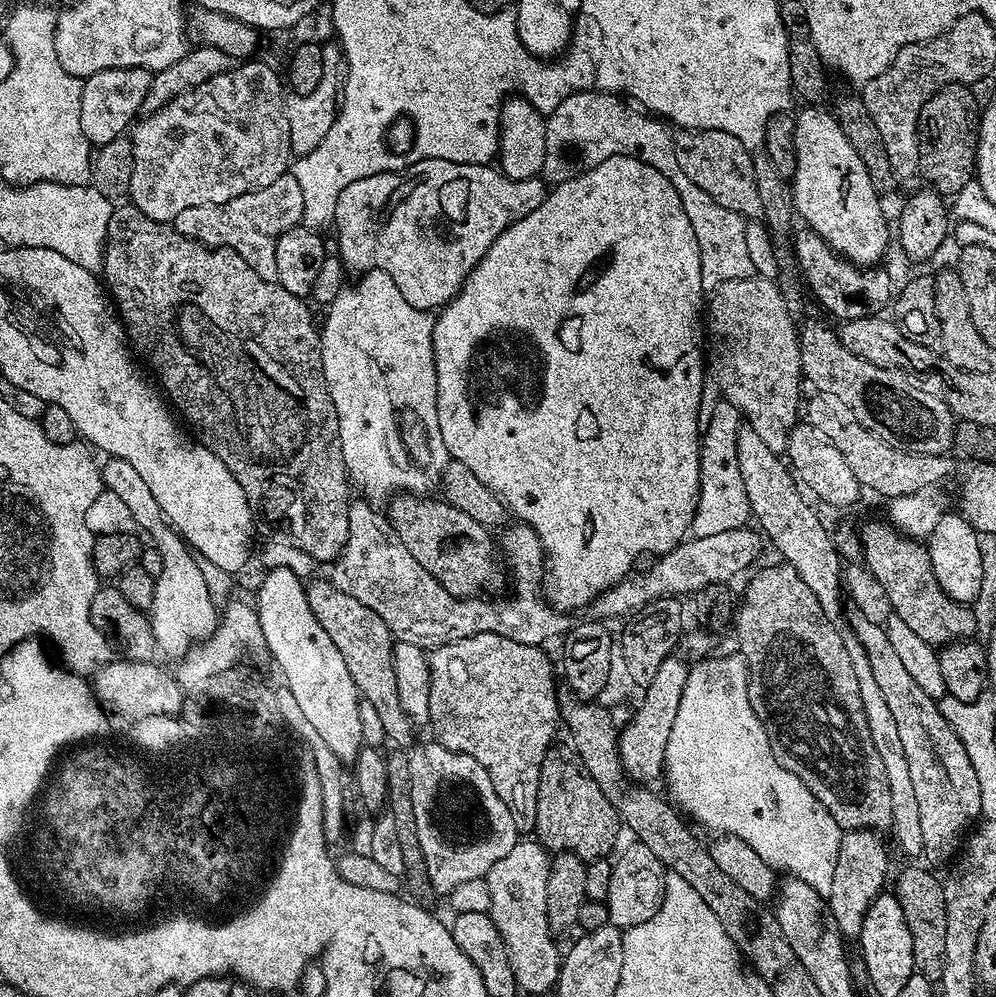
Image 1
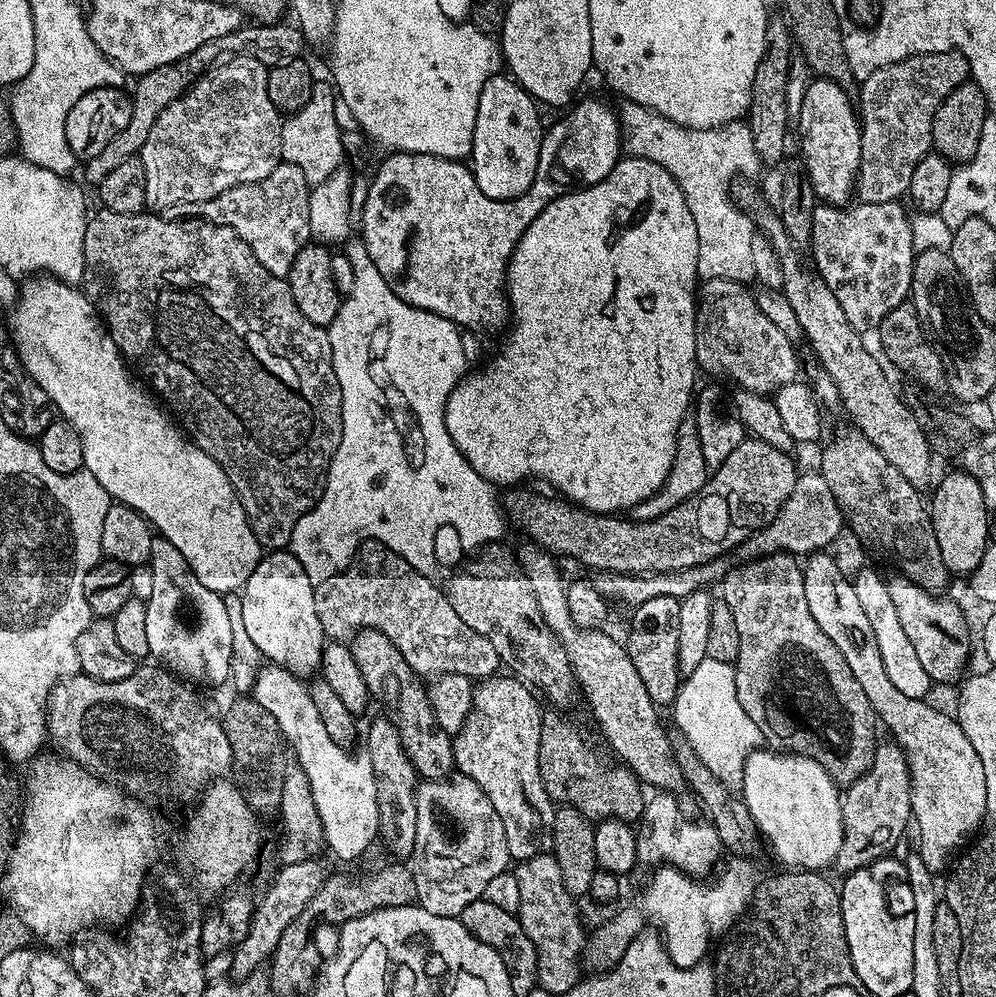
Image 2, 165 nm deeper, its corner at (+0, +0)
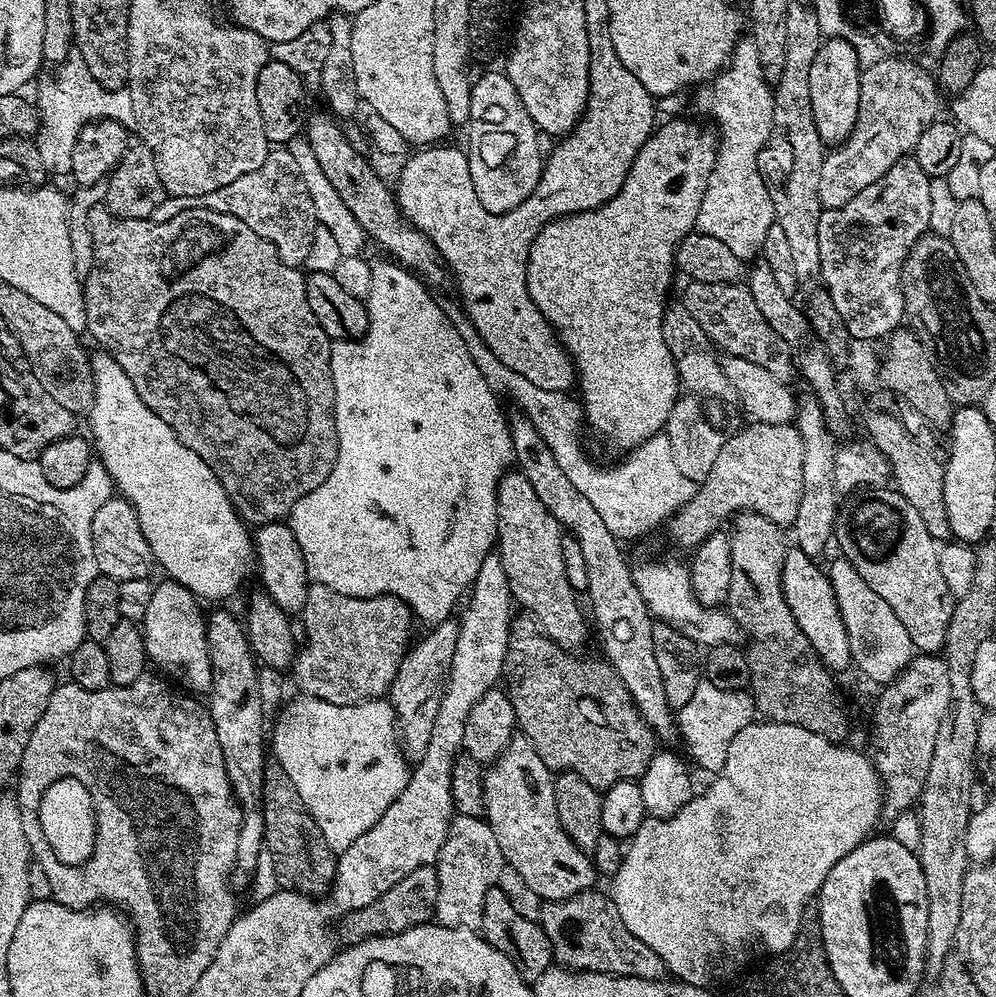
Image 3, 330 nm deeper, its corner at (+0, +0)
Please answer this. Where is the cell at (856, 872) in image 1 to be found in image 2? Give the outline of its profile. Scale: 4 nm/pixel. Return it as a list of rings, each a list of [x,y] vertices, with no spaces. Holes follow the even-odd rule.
[[[895,742],[877,743],[874,750],[872,764],[853,784],[847,785],[843,789],[844,797],[839,801],[842,806],[842,844],[838,846],[838,854],[834,861],[834,868],[840,874],[847,874],[866,866],[875,860],[889,855],[892,847],[904,836],[904,831],[909,831],[912,820],[912,803],[910,802],[910,770],[904,757],[904,750]]]

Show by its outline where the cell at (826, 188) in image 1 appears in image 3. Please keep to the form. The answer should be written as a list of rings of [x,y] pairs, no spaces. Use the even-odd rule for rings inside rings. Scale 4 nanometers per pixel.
[[[825,39],[818,54],[814,54],[814,62],[810,65],[810,110],[814,110],[814,126],[818,126],[818,134],[825,145],[840,144],[854,130],[861,71],[858,54],[848,40]]]

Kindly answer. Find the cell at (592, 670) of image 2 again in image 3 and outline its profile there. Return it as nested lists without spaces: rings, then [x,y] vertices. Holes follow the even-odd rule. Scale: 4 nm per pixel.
[[[509,470],[504,473],[504,477],[500,479],[500,484],[496,488],[496,542],[495,547],[498,549],[498,555],[500,561],[502,562],[502,570],[506,570],[506,578],[510,582],[510,590],[512,591],[513,601],[517,605],[520,604],[525,613],[531,616],[533,620],[536,621],[541,632],[544,633],[545,636],[549,636],[550,639],[555,642],[558,646],[562,646],[563,648],[567,648],[569,650],[580,650],[580,647],[584,644],[584,639],[587,638],[588,632],[590,636],[590,624],[586,619],[585,609],[582,607],[580,609],[580,604],[578,601],[578,594],[573,588],[570,586],[570,582],[566,578],[566,562],[562,558],[562,538],[565,533],[562,531],[560,523],[556,521],[554,518],[554,514],[550,514],[550,510],[546,510],[545,504],[541,502],[538,498],[537,492],[534,490],[534,486],[530,486],[530,482],[526,482],[526,478],[524,475],[519,472],[519,470]]]

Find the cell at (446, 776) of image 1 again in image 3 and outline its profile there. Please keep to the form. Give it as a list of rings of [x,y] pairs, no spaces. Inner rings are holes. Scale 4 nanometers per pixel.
[[[457,815],[448,827],[446,840],[442,842],[434,867],[438,874],[435,923],[447,928],[479,929],[486,894],[497,887],[500,872],[506,867],[498,838],[494,838],[494,830],[487,819]]]

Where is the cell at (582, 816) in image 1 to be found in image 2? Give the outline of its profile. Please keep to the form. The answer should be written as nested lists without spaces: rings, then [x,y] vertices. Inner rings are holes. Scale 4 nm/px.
[[[548,710],[543,713],[542,734],[538,742],[538,766],[542,774],[542,786],[546,786],[546,794],[557,805],[571,806],[580,811],[593,822],[601,820],[627,820],[629,822],[639,821],[643,814],[646,801],[645,785],[619,762],[603,764],[596,757],[596,752],[584,741],[584,736],[564,716],[559,716],[559,711]]]

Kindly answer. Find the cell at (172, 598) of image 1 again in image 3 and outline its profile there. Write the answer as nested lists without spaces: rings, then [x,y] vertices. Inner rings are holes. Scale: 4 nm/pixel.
[[[167,578],[161,581],[161,584],[157,583],[152,589],[150,606],[146,606],[142,621],[149,661],[153,665],[161,664],[181,689],[192,694],[207,693],[212,687],[212,671],[206,642],[208,622],[205,609],[200,609],[203,608],[201,601],[190,590],[186,590],[186,586]]]

